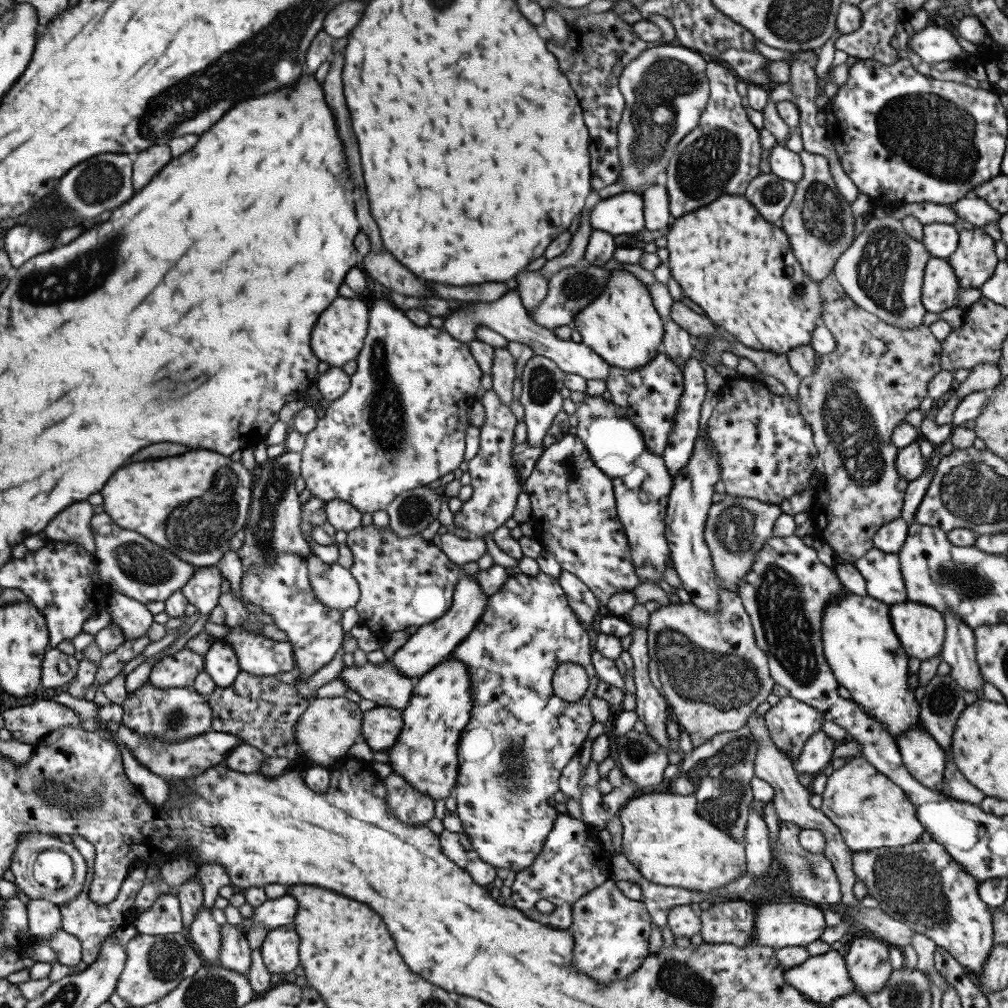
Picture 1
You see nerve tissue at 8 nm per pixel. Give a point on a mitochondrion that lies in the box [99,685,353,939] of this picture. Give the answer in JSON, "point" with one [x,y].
{"point":[176,718]}

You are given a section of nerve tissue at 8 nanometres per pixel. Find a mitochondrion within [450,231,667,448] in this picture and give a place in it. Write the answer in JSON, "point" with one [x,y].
{"point":[542,383]}

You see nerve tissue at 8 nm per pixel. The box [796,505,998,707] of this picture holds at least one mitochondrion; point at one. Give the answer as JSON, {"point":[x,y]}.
{"point":[968,581]}

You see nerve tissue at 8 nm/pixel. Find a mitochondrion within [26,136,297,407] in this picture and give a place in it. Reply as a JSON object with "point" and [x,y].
{"point":[102,180]}

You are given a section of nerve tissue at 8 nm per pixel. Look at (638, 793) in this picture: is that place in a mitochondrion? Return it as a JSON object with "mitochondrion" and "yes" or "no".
{"mitochondrion":"no"}

